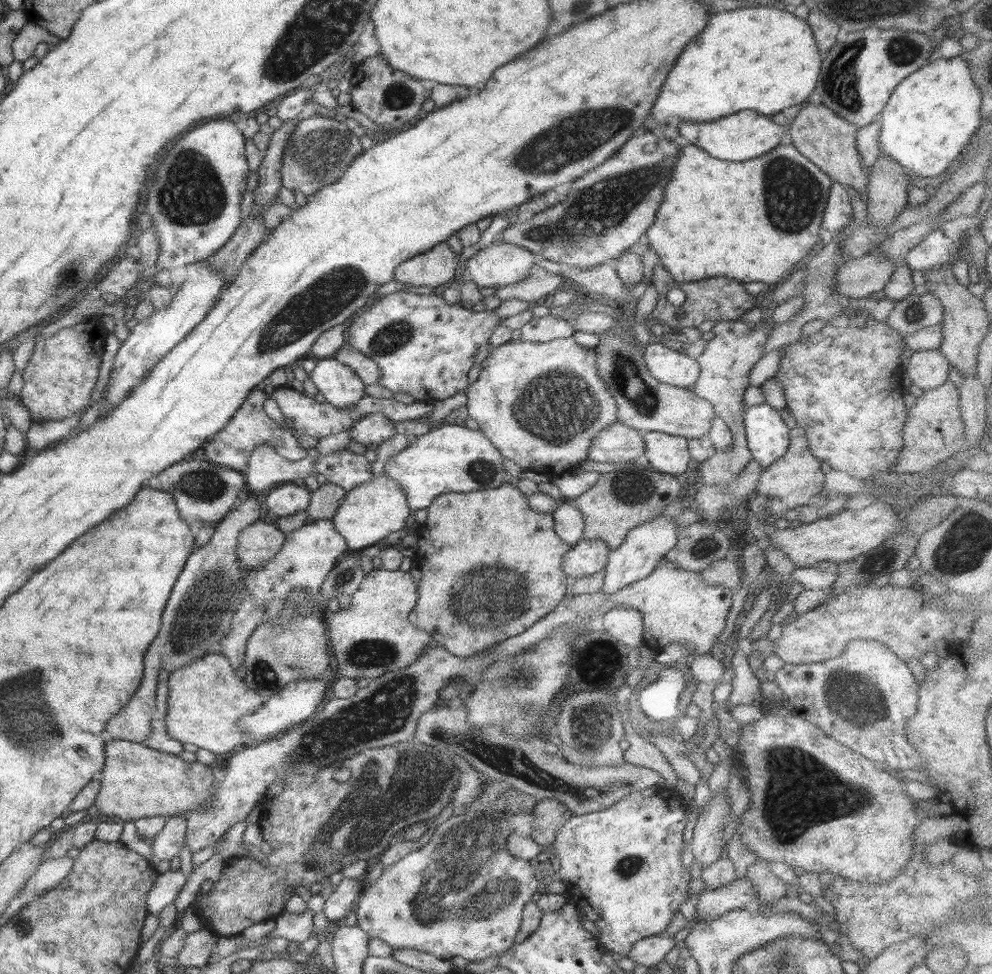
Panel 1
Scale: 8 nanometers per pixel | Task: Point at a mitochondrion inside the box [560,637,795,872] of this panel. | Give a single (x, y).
(592, 731)

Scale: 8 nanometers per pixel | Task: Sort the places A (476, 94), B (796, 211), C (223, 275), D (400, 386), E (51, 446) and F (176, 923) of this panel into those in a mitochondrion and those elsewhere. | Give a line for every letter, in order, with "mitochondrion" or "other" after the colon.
A: other
B: mitochondrion
C: other
D: other
E: other
F: other

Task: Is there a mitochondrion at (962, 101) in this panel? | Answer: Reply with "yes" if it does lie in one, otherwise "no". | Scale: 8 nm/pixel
no

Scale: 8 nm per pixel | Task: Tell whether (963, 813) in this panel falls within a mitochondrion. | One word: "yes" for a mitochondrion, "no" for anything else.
no

